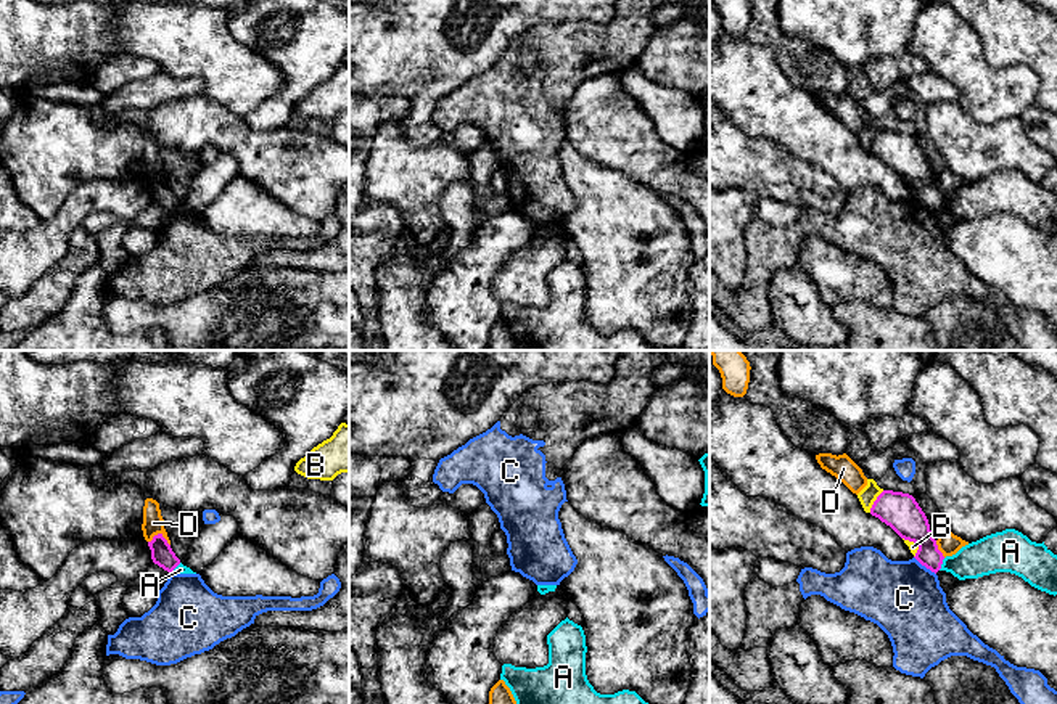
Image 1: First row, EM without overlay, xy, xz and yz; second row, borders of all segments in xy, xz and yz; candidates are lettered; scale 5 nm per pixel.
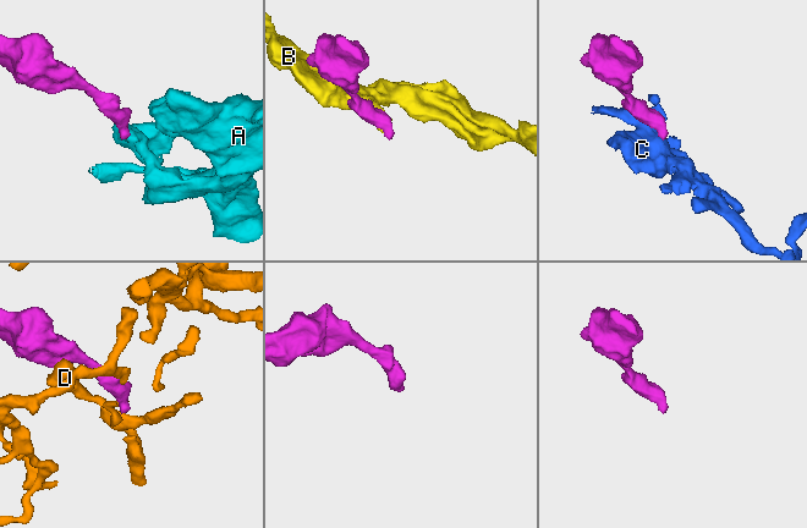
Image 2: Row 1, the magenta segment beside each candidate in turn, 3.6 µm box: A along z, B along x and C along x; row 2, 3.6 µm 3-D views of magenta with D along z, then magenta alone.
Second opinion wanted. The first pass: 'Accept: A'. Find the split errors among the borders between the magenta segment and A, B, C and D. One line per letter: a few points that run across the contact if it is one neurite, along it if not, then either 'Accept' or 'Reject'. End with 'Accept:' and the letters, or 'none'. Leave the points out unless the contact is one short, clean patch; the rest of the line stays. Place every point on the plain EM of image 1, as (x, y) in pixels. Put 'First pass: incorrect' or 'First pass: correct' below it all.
A: Line: yz (945, 198), (938, 209). Reject
B: Line: yz (884, 130), (869, 151). Reject
C: Line: yz (914, 196), (935, 214). Reject
D: Reject
Accept: none
First pass: incorrect

